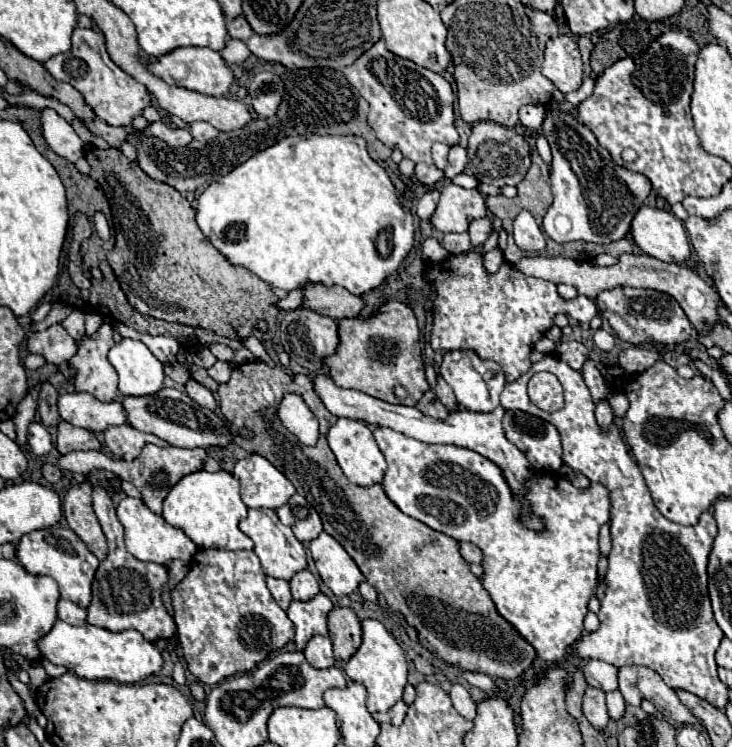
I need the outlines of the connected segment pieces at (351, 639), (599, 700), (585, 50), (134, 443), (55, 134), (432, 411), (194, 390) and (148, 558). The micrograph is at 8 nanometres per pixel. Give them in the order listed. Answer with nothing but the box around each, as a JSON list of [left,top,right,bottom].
[[327,607,361,661],[583,687,609,729],[577,37,593,77],[103,425,167,461],[41,109,87,163],[417,387,449,419],[185,379,217,409],[117,497,197,565]]

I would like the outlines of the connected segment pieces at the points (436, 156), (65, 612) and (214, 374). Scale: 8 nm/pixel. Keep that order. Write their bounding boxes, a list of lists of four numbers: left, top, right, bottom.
[[433,143,449,169],[57,599,87,625],[207,361,231,383]]

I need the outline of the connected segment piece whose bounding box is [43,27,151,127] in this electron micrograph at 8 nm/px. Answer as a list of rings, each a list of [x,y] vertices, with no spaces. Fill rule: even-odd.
[[[75,29],[73,31],[73,49],[45,61],[45,69],[57,79],[73,85],[85,99],[85,103],[95,111],[99,119],[115,127],[131,125],[133,117],[141,115],[143,109],[151,103],[149,91],[137,83],[133,77],[123,73],[119,67],[111,67],[101,59],[101,49],[105,49],[105,37],[95,29]],[[119,77],[119,79],[117,79]]]

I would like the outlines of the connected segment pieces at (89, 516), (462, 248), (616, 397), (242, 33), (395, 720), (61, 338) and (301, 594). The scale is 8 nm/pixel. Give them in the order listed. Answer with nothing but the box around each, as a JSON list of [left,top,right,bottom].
[[63,483,107,561],[443,233,471,255],[609,391,629,417],[227,15,253,41],[372,701,407,726],[27,325,77,365],[289,569,321,601]]

